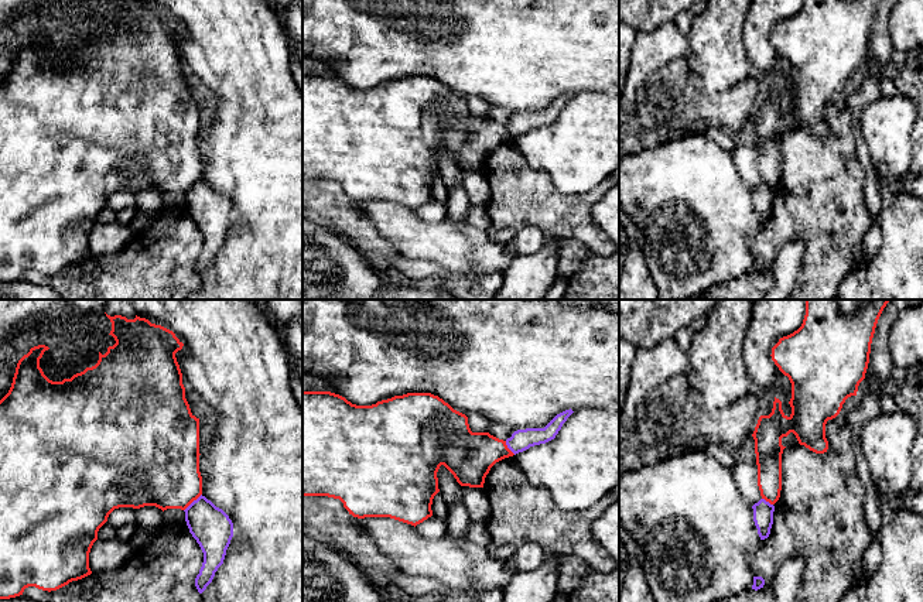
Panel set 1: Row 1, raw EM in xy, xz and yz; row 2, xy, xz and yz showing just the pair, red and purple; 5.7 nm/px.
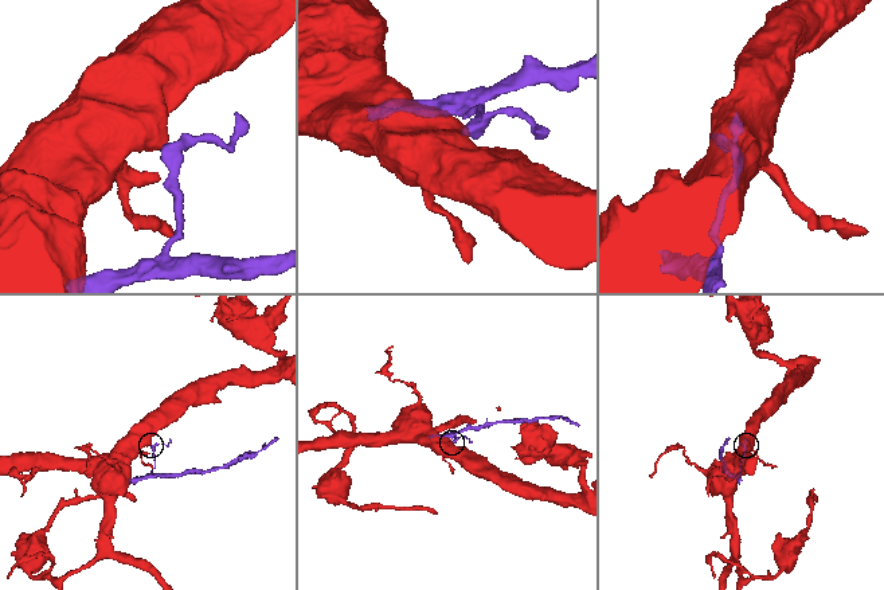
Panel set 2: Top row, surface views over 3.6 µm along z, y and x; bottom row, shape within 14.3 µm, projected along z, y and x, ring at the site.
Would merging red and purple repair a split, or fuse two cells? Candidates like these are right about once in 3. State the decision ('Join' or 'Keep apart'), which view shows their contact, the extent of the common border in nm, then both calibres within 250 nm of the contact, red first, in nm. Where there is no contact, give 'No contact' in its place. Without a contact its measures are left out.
Keep apart. Touches red in xy. Shared border 140 nm. Thickness 420 nm (red) against 240 nm

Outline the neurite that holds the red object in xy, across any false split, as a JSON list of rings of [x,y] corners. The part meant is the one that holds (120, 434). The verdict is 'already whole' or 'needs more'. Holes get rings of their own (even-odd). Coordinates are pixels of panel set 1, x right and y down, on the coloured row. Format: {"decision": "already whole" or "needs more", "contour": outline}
{"decision": "already whole", "contour": [[[122,315],[106,317],[112,322],[112,335],[116,341],[107,352],[99,352],[99,360],[95,366],[74,374],[62,382],[49,380],[40,367],[40,359],[49,348],[38,345],[24,355],[16,367],[11,387],[0,400],[0,599],[10,599],[23,595],[28,586],[42,591],[57,591],[72,581],[82,579],[92,574],[89,568],[89,553],[98,540],[99,529],[107,521],[109,514],[119,507],[140,509],[155,506],[163,512],[167,509],[185,510],[194,500],[202,495],[202,476],[199,472],[199,418],[189,408],[182,384],[182,373],[175,353],[184,343],[175,334],[161,325],[151,324],[146,318],[136,315],[127,319]]]}

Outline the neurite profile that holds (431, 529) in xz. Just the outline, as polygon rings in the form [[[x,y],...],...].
[[[435,516],[428,517],[423,523],[416,526],[417,533],[427,540],[440,540],[447,536],[447,521],[440,520]]]

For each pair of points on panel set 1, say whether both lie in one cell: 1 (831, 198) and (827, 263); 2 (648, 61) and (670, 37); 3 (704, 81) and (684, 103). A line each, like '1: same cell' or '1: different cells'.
1: same cell
2: same cell
3: different cells

